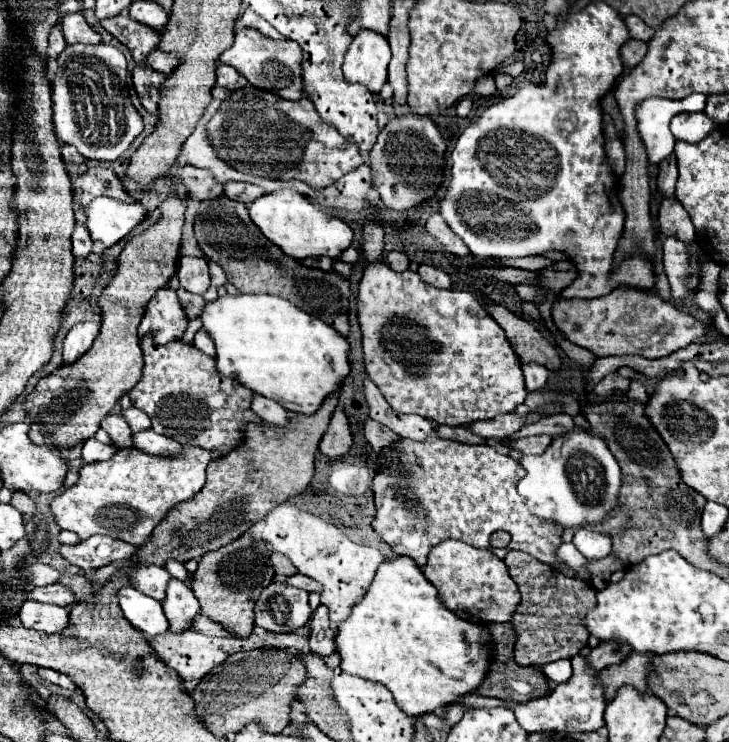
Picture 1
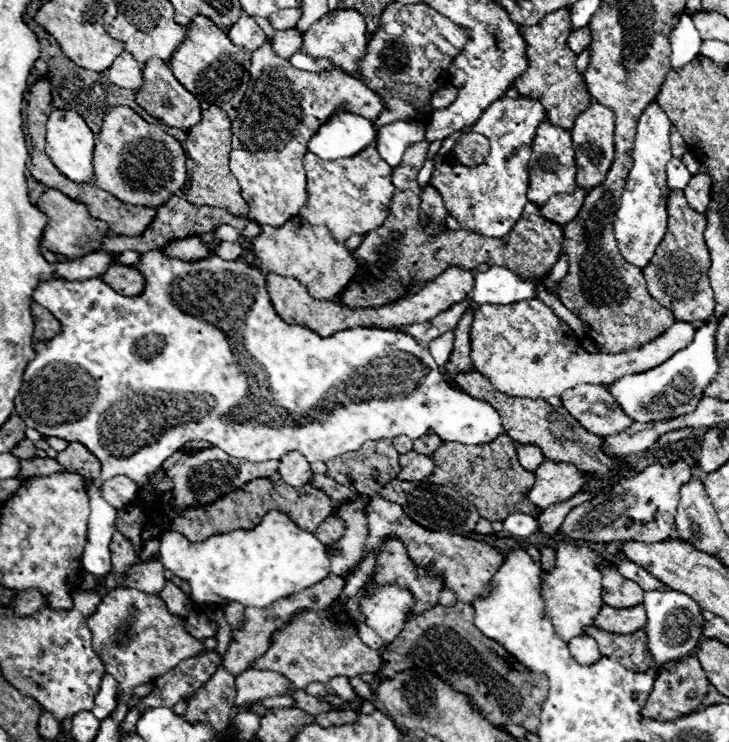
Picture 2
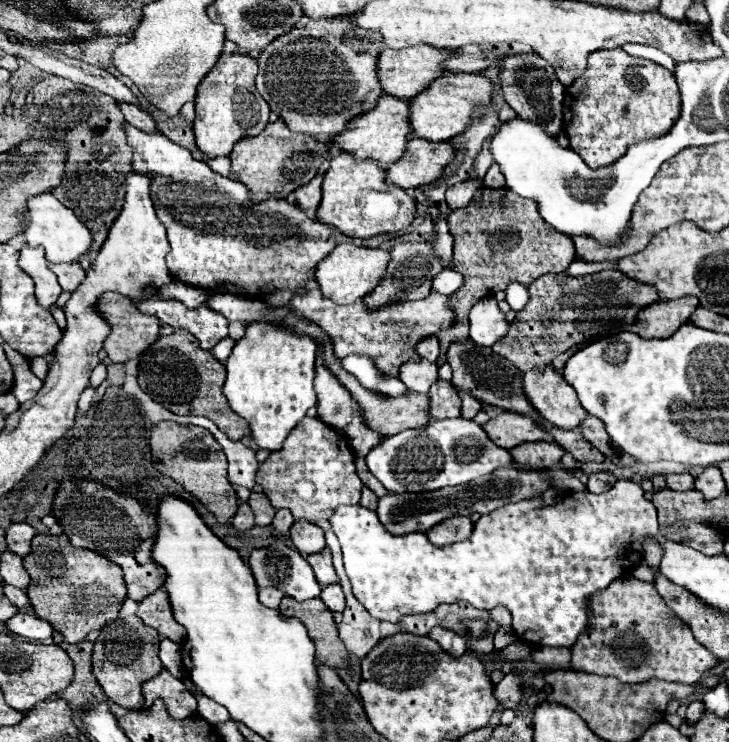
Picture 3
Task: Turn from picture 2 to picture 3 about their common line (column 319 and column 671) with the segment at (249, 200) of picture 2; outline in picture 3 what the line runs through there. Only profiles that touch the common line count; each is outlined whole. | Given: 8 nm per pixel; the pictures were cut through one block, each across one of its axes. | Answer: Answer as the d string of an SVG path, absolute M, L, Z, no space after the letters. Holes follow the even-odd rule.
M622 48L592 52L588 56L588 68L570 86L566 86L564 92L568 96L562 102L564 132L570 140L570 148L578 152L590 168L614 164L618 156L626 154L630 144L664 136L680 116L680 92L674 74L650 60L626 54Z

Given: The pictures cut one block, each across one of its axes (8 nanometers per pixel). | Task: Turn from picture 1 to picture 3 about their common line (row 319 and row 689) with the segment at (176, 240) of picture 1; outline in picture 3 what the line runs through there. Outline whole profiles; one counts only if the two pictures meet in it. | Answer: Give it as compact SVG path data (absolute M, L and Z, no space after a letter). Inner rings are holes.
M138 616L118 618L100 630L98 640L94 642L92 670L104 694L112 702L128 710L140 710L144 706L142 684L158 676L158 672L164 668L158 658L158 646L160 646L158 632L154 632L154 628L146 628L146 624L138 620Z

